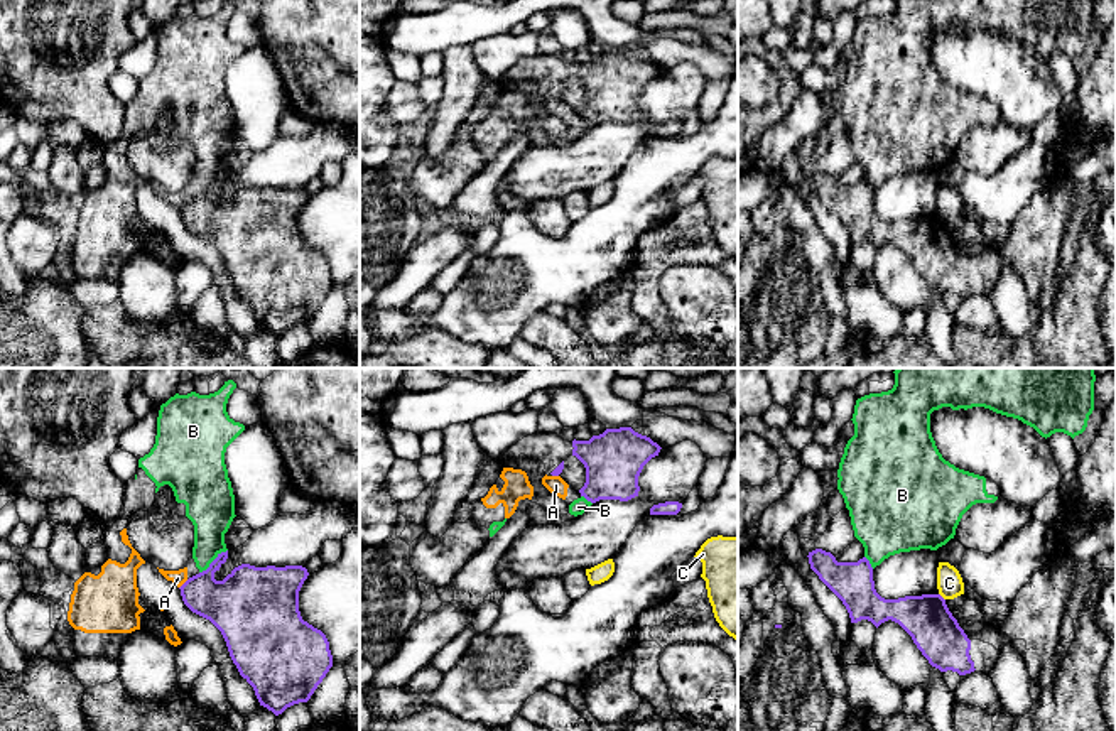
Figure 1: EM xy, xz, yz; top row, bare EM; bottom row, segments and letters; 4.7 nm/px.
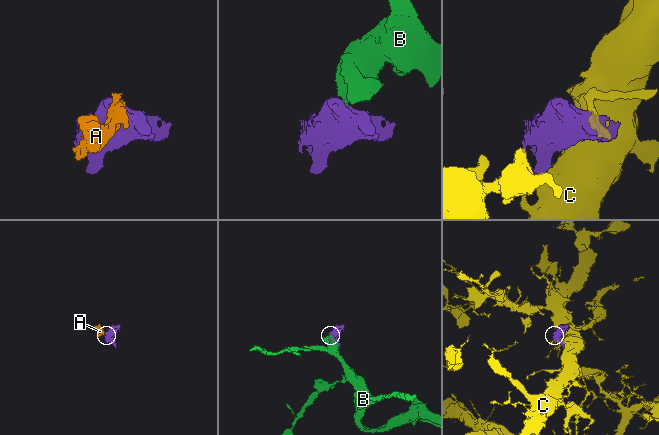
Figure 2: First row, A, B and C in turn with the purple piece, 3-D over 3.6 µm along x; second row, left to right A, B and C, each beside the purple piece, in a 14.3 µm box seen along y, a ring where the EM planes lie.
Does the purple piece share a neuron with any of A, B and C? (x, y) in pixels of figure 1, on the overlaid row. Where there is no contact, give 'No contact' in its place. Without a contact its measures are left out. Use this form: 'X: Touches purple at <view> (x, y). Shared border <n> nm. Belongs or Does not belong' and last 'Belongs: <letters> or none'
A: Touches purple at xy (183, 584). Shared border 60 nm. Does not belong
B: Touches purple at xy (213, 561). Shared border 180 nm. Does not belong
C: Touches purple at yz (941, 596). Shared border 50 nm. Does not belong
Belongs: none

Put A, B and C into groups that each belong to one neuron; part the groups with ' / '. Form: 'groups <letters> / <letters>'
groups A B / C

